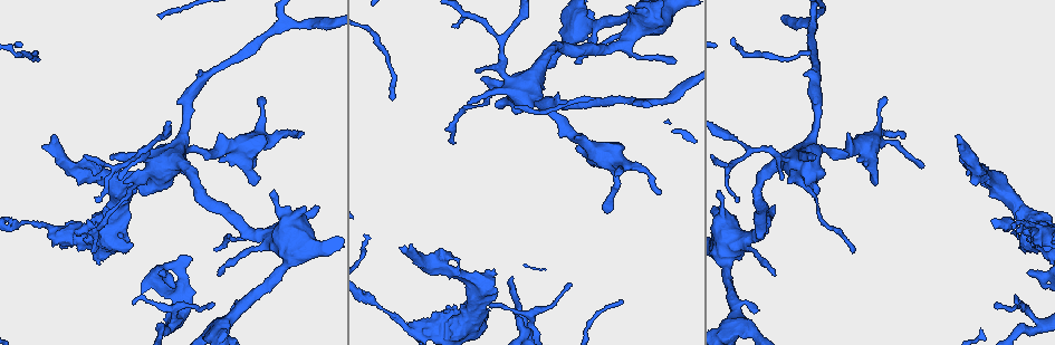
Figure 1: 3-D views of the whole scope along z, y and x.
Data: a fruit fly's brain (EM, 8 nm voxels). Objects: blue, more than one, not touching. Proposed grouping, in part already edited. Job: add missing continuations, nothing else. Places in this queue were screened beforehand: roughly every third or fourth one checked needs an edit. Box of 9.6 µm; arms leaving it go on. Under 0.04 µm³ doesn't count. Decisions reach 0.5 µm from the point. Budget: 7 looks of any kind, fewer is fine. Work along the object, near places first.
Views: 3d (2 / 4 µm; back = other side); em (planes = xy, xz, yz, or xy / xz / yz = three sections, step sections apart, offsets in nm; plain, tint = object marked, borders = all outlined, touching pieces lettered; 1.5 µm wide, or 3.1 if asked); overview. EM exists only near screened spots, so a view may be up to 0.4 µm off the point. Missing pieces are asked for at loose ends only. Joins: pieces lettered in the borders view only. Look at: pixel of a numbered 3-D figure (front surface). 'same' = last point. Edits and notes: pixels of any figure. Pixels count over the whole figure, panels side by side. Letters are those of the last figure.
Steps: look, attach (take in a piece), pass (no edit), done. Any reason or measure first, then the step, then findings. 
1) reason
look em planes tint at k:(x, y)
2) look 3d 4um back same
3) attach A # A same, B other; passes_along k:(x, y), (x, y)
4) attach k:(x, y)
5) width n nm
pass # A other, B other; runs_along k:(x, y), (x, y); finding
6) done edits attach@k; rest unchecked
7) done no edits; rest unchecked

branch stops here
look em planes borders at 1:(921, 165)

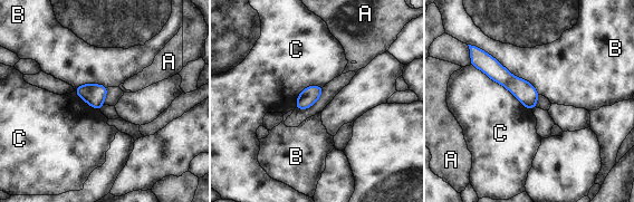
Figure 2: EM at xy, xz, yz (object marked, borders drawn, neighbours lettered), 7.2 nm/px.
longest_contact B 600 nm
pass # A other, B other, C other; no lettered piece goes on from it

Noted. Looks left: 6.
thin end
look 3d 4um at 1:(266, 99)

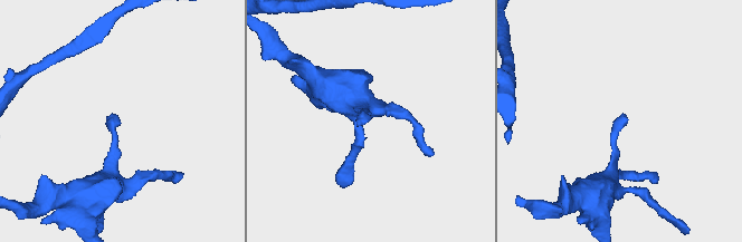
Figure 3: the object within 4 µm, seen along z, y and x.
shape alone is not enough
look em planes borders at 3:(114, 114)

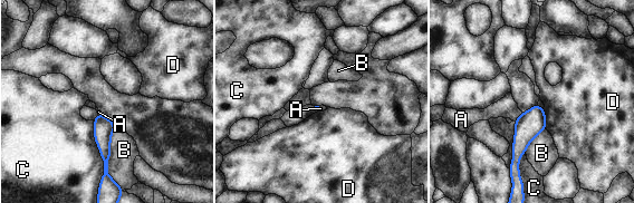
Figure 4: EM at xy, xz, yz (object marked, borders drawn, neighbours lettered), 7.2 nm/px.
longest_contact C 440 nm
pass # A other, B other, C other, D other; border 4:(522, 113), (514, 121); no lettered piece goes on from it

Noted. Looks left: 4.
thin end
look 3d 4um at 1:(737, 202)

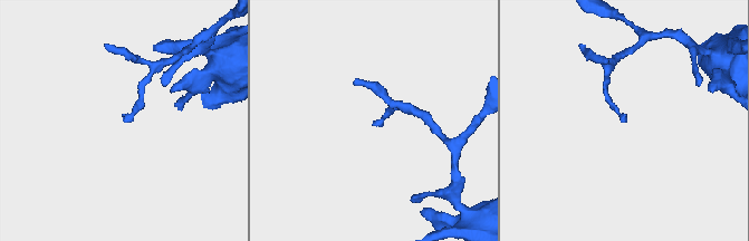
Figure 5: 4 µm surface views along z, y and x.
now the EM
look em planes borders at 5:(624, 120)

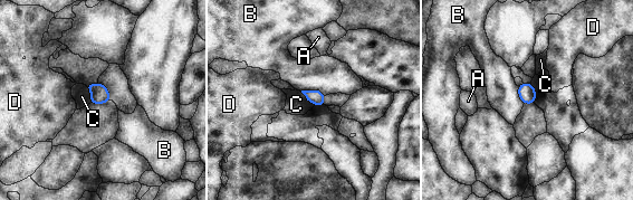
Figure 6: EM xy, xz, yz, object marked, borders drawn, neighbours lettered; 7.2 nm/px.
pass # A other, B other, C other, D other; border 6:(84, 85), (93, 92), (88, 103); none of them fits

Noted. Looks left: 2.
done no edits; rest unchecked

